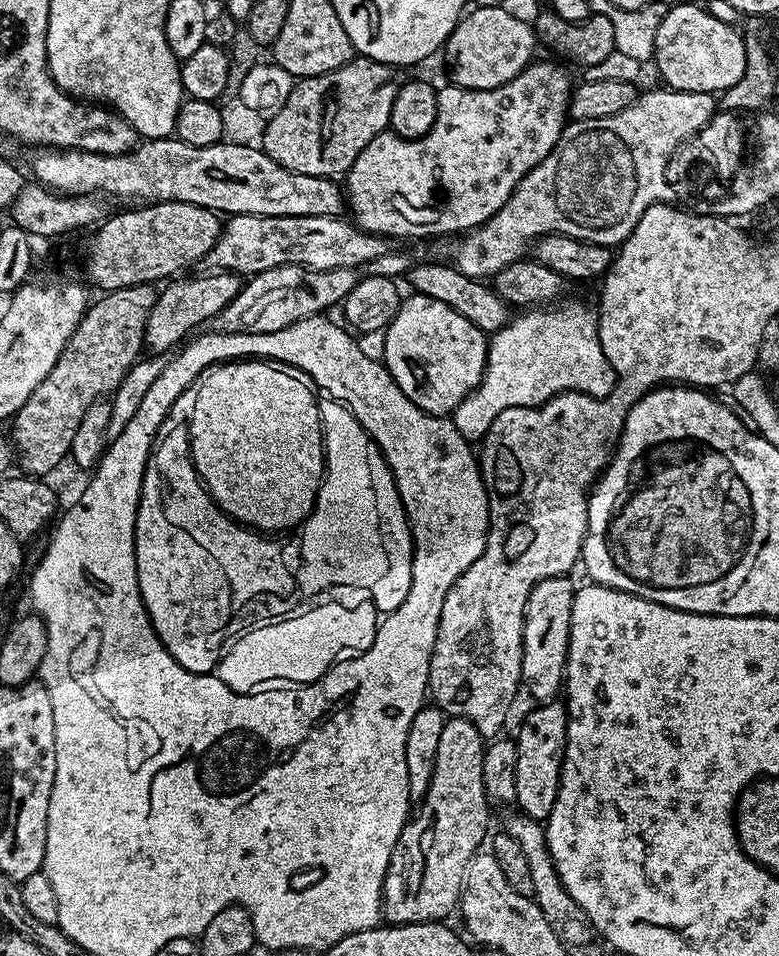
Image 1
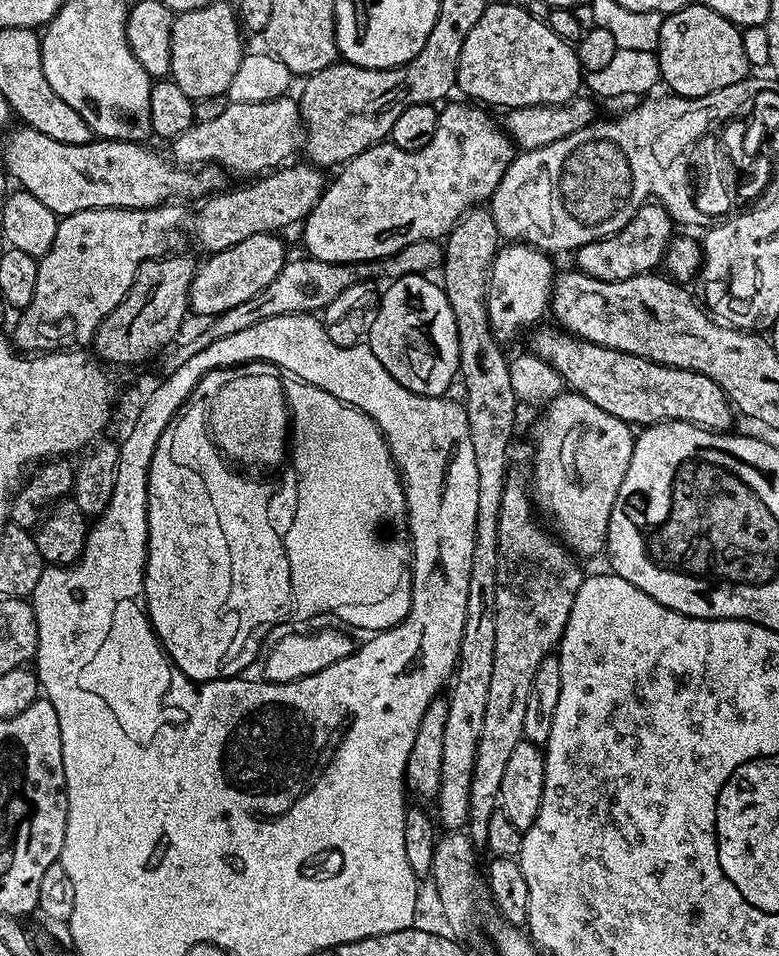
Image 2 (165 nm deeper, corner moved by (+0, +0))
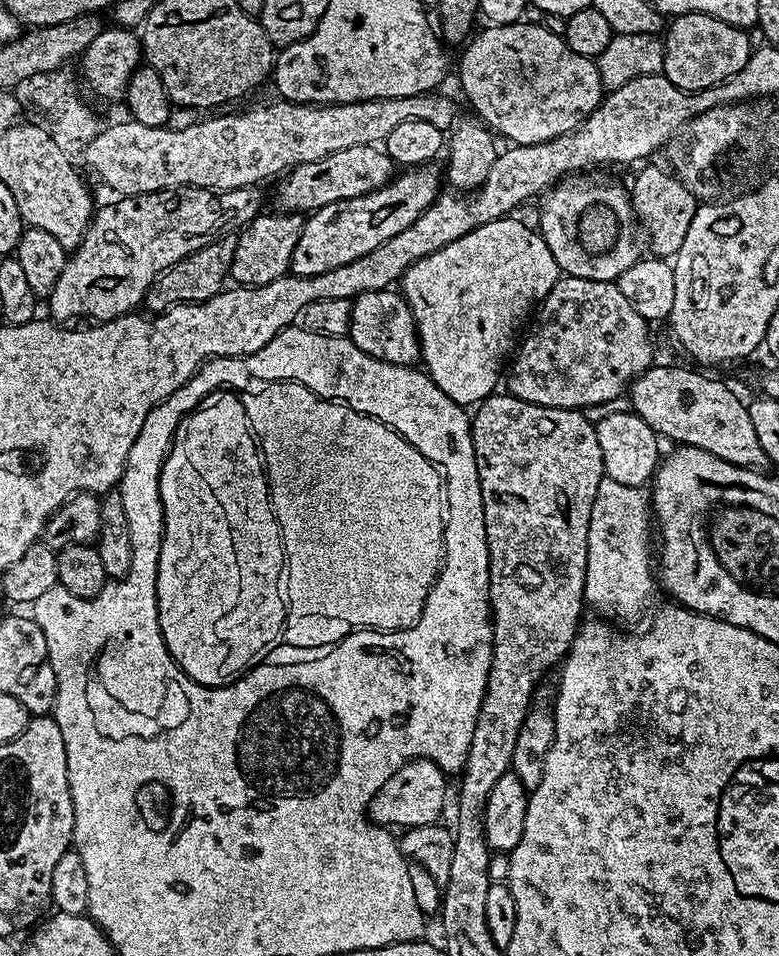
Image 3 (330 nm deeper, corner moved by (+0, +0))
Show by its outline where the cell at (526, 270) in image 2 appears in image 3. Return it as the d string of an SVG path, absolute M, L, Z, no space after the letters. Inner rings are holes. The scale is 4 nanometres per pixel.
M516 218L486 222L482 226L470 230L470 234L450 242L450 246L442 246L442 250L434 250L434 254L426 254L426 258L414 262L414 266L407 268L398 281L399 291L402 293L404 301L410 306L410 310L416 319L416 332L420 335L420 355L428 377L438 386L438 390L442 390L442 394L446 394L454 403L461 406L469 406L468 404L472 404L471 406L479 405L481 400L486 399L486 397L493 395L497 391L496 383L499 380L501 383L506 372L506 361L514 352L514 341L517 339L516 331L520 327L522 327L521 329L525 327L524 319L527 316L529 319L533 315L534 309L541 300L546 298L546 294L550 294L550 290L560 281L562 275L558 262L554 262L554 254L550 254L550 246L546 246L546 242L541 238L539 231L535 227L527 228L520 220L512 219Z

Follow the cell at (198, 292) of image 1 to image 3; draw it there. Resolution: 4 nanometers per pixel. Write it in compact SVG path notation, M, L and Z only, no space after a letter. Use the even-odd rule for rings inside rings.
M271 211L255 216L251 224L236 236L230 276L237 285L253 288L289 275L294 258L294 246L298 246L305 217L298 212Z

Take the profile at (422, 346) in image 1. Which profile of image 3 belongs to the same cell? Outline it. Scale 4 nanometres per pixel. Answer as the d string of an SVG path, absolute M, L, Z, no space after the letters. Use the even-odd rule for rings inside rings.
M396 290L367 292L361 296L357 296L352 301L352 330L350 339L356 343L358 350L362 350L374 358L385 360L391 364L406 364L412 366L421 359L420 335L416 332L416 319L408 303L404 301L403 295Z

